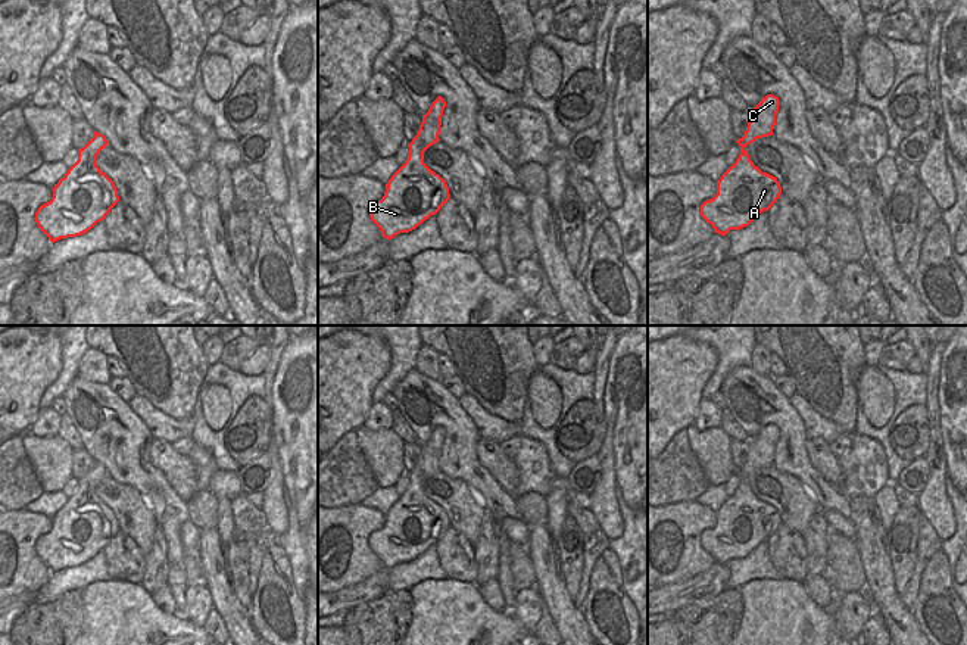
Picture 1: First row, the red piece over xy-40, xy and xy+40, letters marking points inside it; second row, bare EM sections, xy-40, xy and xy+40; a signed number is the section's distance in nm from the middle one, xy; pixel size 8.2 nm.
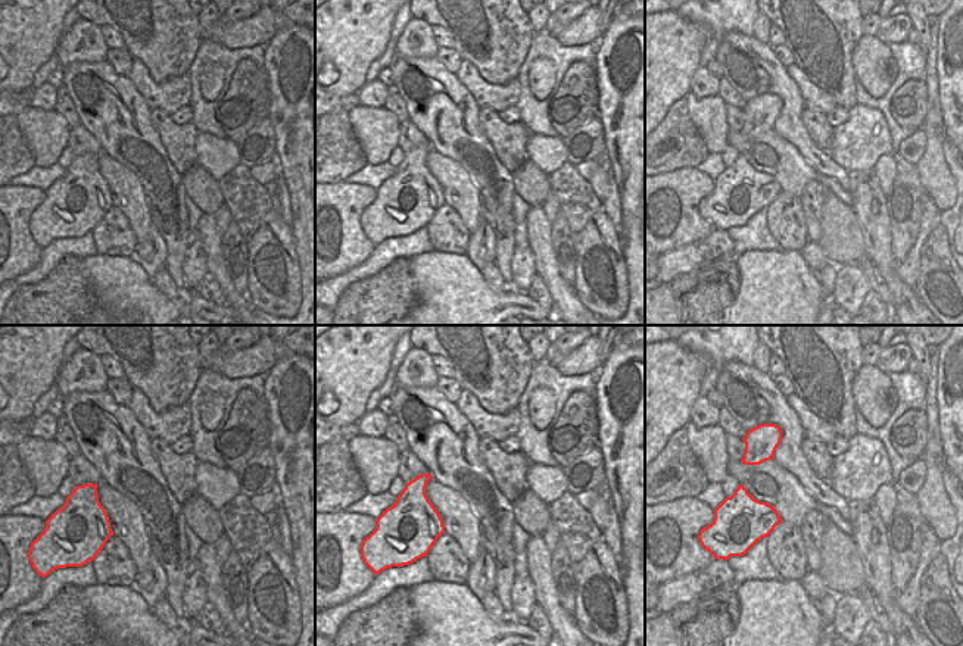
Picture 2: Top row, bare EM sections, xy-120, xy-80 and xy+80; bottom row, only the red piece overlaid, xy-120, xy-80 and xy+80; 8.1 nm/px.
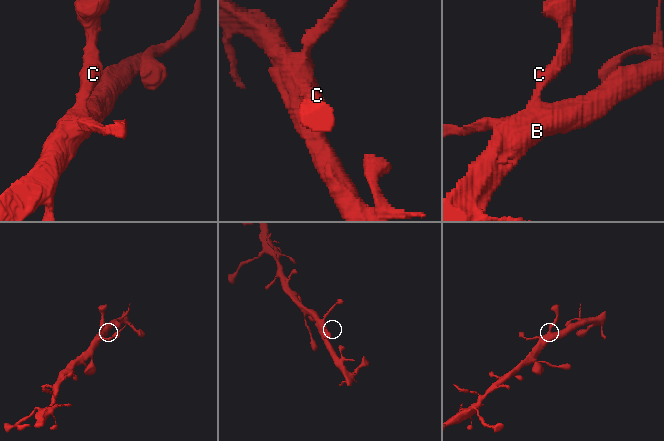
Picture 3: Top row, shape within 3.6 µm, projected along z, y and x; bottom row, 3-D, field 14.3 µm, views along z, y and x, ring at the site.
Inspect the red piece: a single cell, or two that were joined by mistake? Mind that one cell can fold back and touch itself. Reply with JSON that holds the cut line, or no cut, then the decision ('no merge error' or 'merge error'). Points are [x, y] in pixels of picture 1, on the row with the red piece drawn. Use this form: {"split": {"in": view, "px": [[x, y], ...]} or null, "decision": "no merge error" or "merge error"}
{"split": null, "decision": "no merge error"}

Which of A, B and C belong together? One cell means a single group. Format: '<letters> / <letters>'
A B C

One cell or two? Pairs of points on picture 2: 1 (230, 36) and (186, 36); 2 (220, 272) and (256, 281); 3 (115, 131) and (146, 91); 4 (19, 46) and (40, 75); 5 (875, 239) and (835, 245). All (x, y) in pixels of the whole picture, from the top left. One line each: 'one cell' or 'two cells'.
1: two cells
2: two cells
3: two cells
4: two cells
5: two cells

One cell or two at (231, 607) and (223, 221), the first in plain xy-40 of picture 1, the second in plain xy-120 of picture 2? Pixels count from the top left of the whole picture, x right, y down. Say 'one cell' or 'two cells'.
two cells

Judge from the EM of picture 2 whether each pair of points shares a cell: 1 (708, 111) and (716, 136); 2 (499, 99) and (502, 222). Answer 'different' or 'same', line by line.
1: same
2: different

